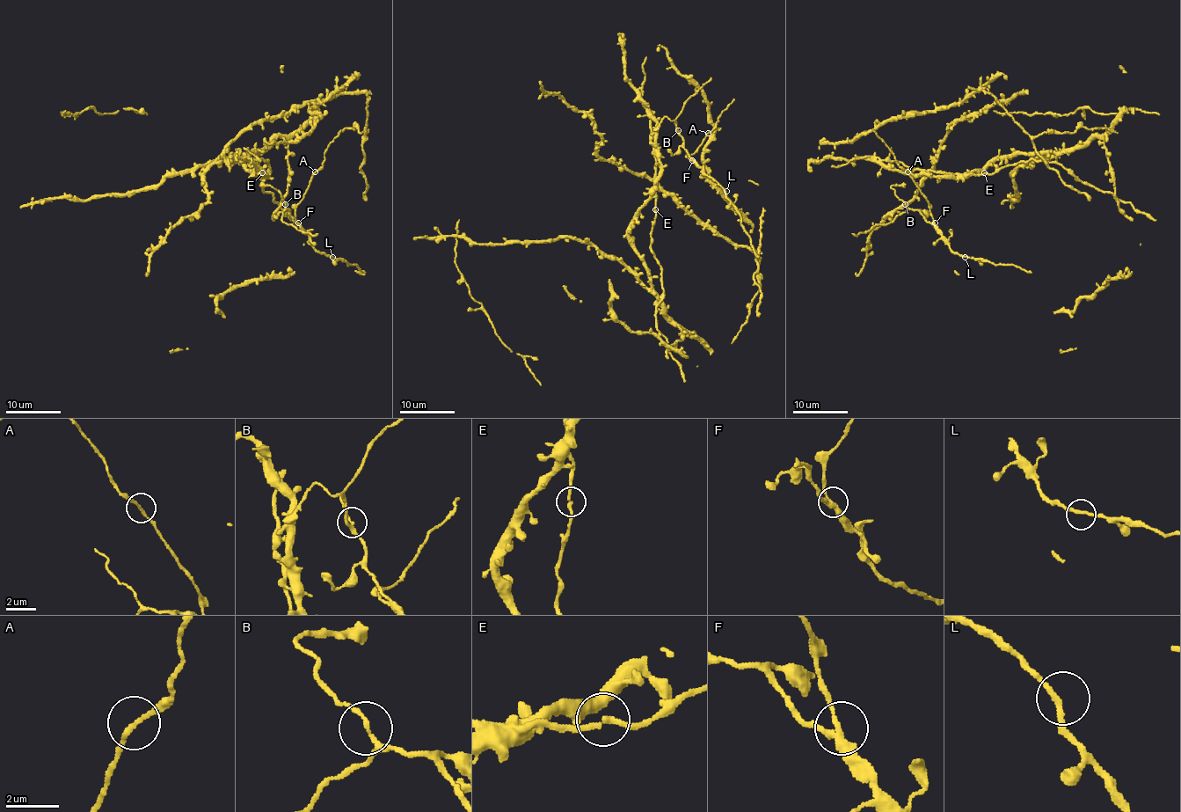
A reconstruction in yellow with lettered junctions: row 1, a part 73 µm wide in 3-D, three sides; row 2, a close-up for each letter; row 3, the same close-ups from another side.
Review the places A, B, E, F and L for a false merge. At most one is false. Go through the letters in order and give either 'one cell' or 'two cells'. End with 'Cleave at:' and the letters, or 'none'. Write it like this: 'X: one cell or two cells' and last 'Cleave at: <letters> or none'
A: one cell
B: one cell
E: one cell
F: one cell
L: one cell
Cleave at: none

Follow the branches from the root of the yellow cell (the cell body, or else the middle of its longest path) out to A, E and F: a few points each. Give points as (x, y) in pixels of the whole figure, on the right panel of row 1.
A: (904, 203), (910, 209), (918, 210), (928, 222), (933, 222), (925, 195), (907, 171)
E: (904, 203), (891, 186), (901, 186), (904, 174), (922, 174), (930, 171), (962, 174), (984, 173)
F: (904, 203), (910, 209), (918, 210), (928, 222), (935, 223)

